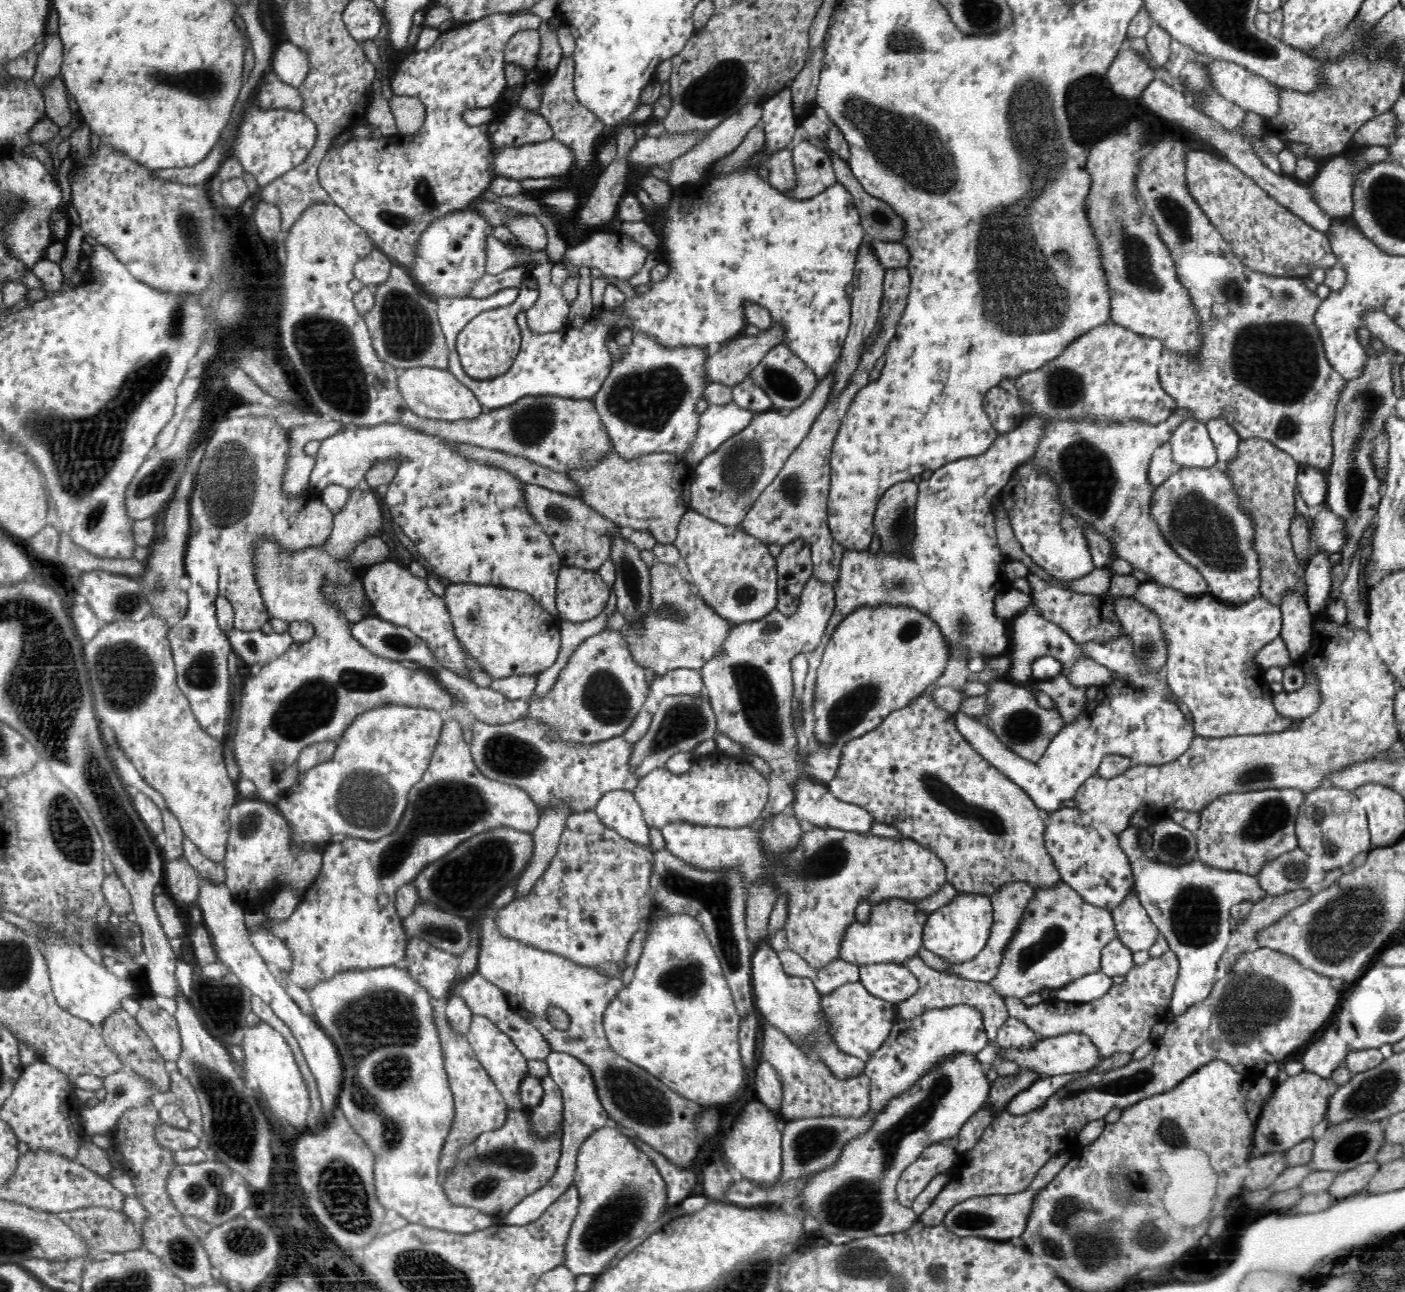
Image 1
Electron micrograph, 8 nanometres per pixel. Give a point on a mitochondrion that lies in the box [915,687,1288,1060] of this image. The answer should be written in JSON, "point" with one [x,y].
{"point":[1194,914]}

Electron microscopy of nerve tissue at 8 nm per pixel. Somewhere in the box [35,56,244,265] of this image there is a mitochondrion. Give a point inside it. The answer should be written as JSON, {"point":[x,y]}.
{"point":[206,83]}

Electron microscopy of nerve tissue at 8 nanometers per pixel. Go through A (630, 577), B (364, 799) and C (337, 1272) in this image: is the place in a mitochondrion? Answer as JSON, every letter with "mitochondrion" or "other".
{"A":"mitochondrion","B":"mitochondrion","C":"other"}

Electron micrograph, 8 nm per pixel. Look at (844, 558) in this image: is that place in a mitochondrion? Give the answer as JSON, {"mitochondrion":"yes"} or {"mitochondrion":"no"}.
{"mitochondrion":"no"}

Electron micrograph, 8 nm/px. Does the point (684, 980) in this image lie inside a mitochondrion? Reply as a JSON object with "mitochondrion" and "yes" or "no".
{"mitochondrion":"yes"}

